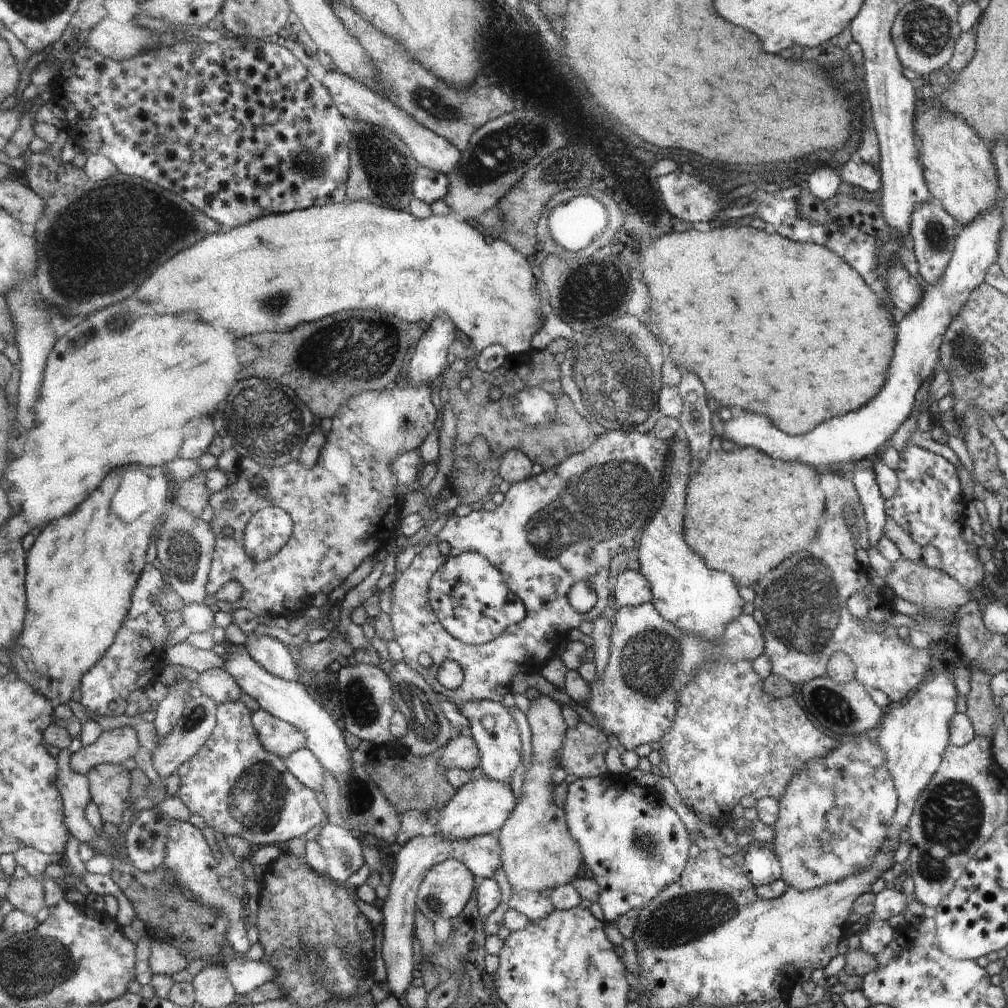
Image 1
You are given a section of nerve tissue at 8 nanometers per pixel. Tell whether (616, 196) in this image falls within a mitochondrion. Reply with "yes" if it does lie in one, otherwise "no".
no

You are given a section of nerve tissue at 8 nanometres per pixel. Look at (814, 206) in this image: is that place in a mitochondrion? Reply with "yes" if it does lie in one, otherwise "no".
no

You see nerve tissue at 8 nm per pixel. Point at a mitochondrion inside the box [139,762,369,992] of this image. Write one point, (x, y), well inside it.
(343, 858)

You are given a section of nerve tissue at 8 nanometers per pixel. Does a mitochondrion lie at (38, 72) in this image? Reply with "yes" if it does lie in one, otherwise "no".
no

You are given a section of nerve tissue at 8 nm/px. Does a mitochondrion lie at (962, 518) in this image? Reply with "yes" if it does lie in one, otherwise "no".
no

